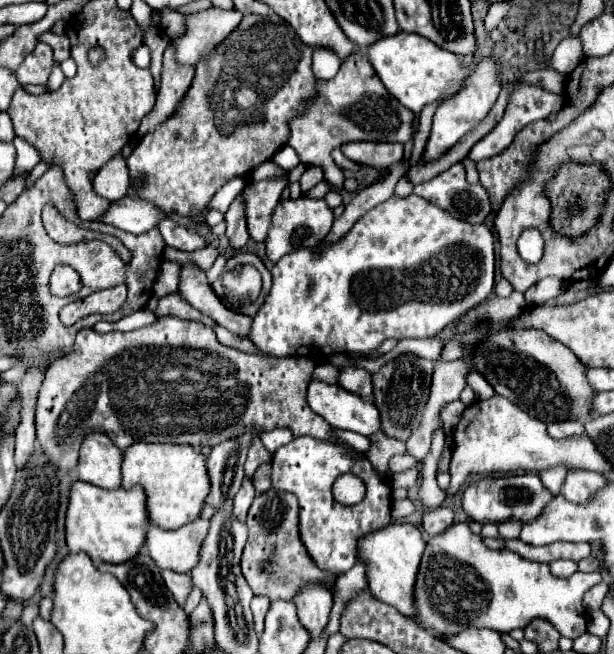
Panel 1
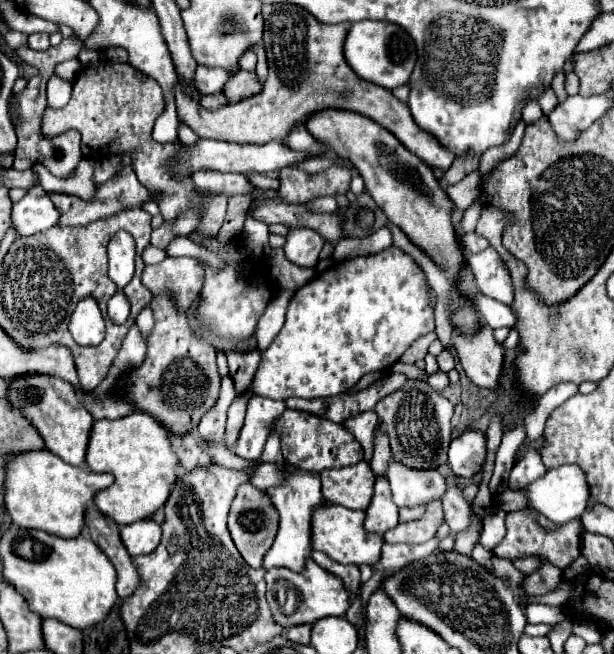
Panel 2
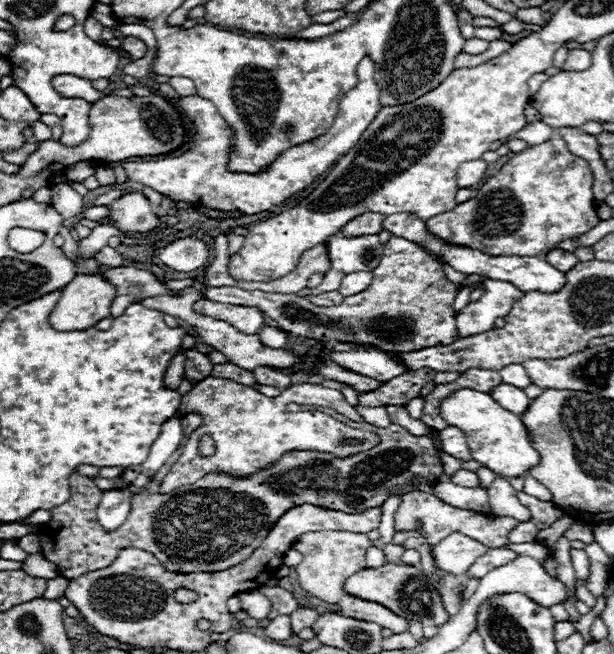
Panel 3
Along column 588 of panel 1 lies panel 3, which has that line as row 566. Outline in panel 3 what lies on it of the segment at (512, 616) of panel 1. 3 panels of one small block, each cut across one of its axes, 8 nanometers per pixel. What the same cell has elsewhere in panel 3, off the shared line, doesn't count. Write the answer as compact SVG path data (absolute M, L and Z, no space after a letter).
M572 548L572 550L570 550L570 558L572 558L572 566L574 566L574 570L576 570L576 578L586 580L586 578L588 578L588 568L590 568L586 552Z

